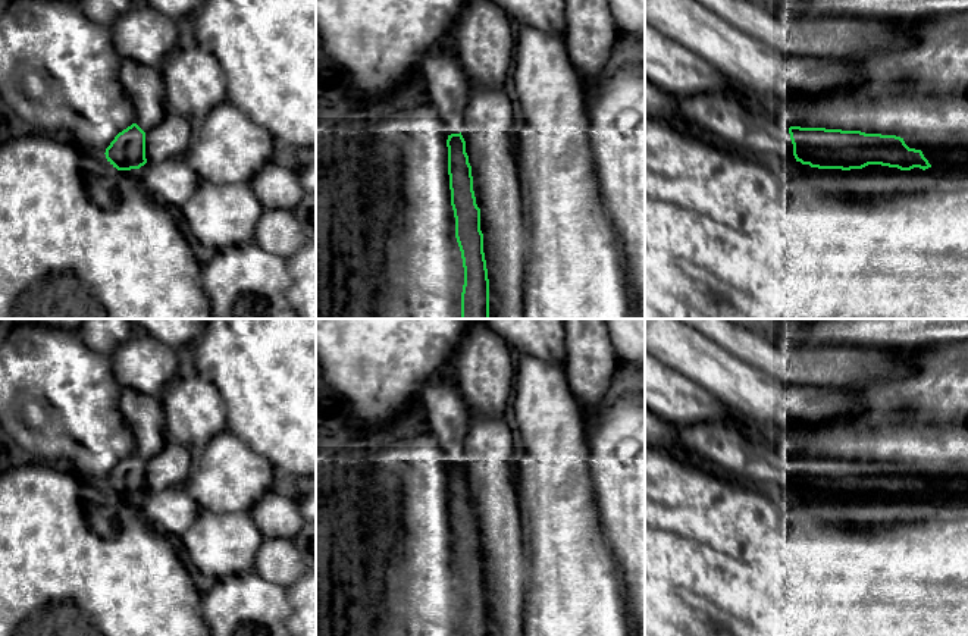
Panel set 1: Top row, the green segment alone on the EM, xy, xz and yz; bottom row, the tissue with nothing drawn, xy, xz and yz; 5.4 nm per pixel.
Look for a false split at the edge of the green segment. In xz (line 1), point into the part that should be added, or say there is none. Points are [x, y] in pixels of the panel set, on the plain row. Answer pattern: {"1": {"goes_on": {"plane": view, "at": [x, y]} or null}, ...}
{"1": {"goes_on": {"plane": "xz", "at": [447, 414]}}}

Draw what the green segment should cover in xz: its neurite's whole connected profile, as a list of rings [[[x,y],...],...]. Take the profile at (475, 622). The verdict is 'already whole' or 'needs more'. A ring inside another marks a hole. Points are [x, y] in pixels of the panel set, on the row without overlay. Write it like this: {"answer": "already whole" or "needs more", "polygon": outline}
{"answer": "needs more", "polygon": [[[451,372],[430,379],[422,389],[420,401],[426,411],[427,427],[436,435],[442,454],[449,463],[447,476],[451,535],[464,596],[461,636],[489,636],[480,538],[476,533],[472,495],[461,464],[472,413]]]}

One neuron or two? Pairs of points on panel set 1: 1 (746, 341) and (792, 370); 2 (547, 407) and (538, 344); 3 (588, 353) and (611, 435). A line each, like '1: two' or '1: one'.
1: one
2: two
3: two

